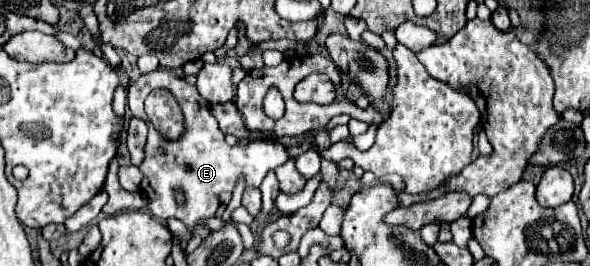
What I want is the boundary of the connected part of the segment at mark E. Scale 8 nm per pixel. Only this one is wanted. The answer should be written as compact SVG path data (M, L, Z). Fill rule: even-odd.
M158 68L150 74L142 74L128 88L128 106L130 106L130 112L136 118L142 118L150 128L148 144L146 144L146 158L140 166L140 170L144 174L142 190L148 196L150 212L156 218L178 218L186 226L194 228L194 236L206 238L210 234L208 228L196 226L196 224L202 218L214 216L214 212L218 208L218 194L224 190L232 192L240 174L246 174L248 184L260 186L266 172L274 170L274 166L280 166L290 158L286 146L280 142L251 142L245 147L230 148L224 140L224 134L218 128L216 118L212 116L210 106L206 102L202 102L202 96L198 94L198 90L194 86L190 86L184 80L184 76L176 74L174 70ZM154 88L168 88L176 96L176 100L184 112L184 122L186 122L186 132L180 136L180 140L174 140L174 142L164 140L164 136L160 136L154 130L154 126L150 124L150 120L144 112L144 100ZM176 186L180 186L188 194L186 206L182 210L178 210L178 206L174 202Z

